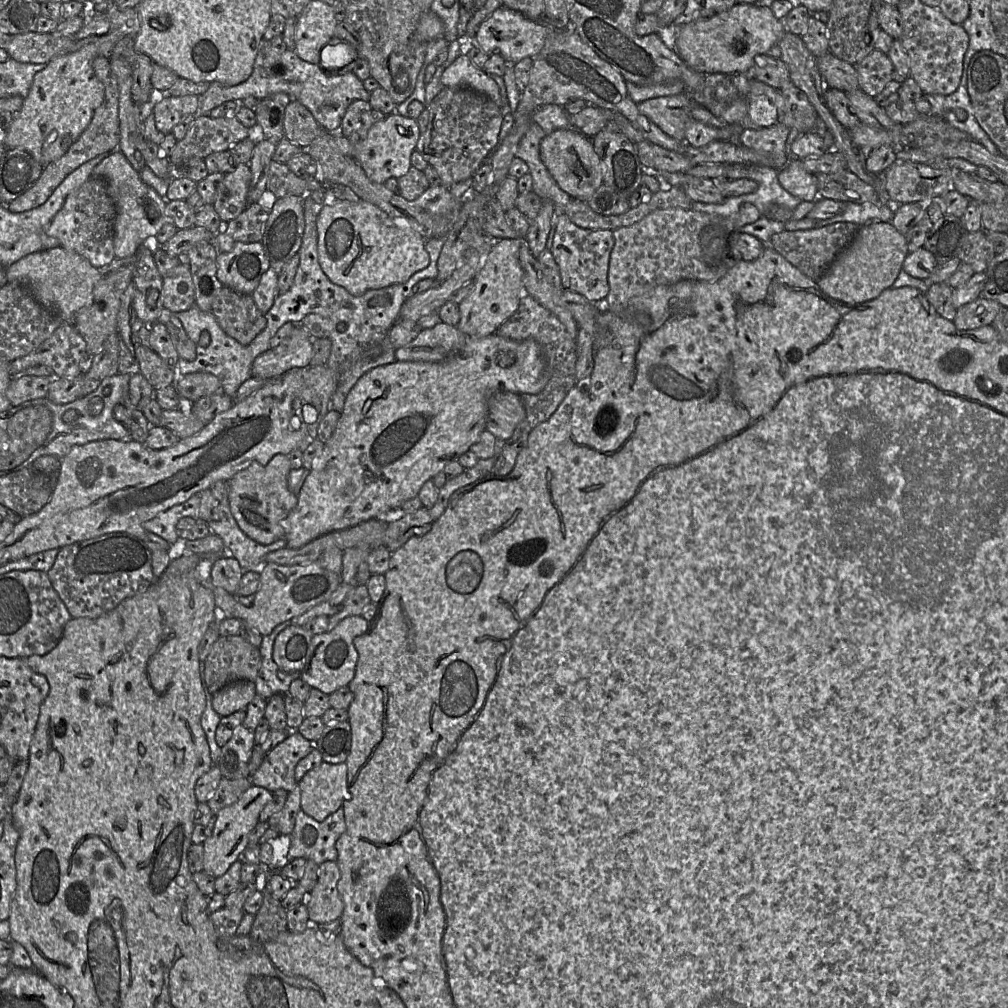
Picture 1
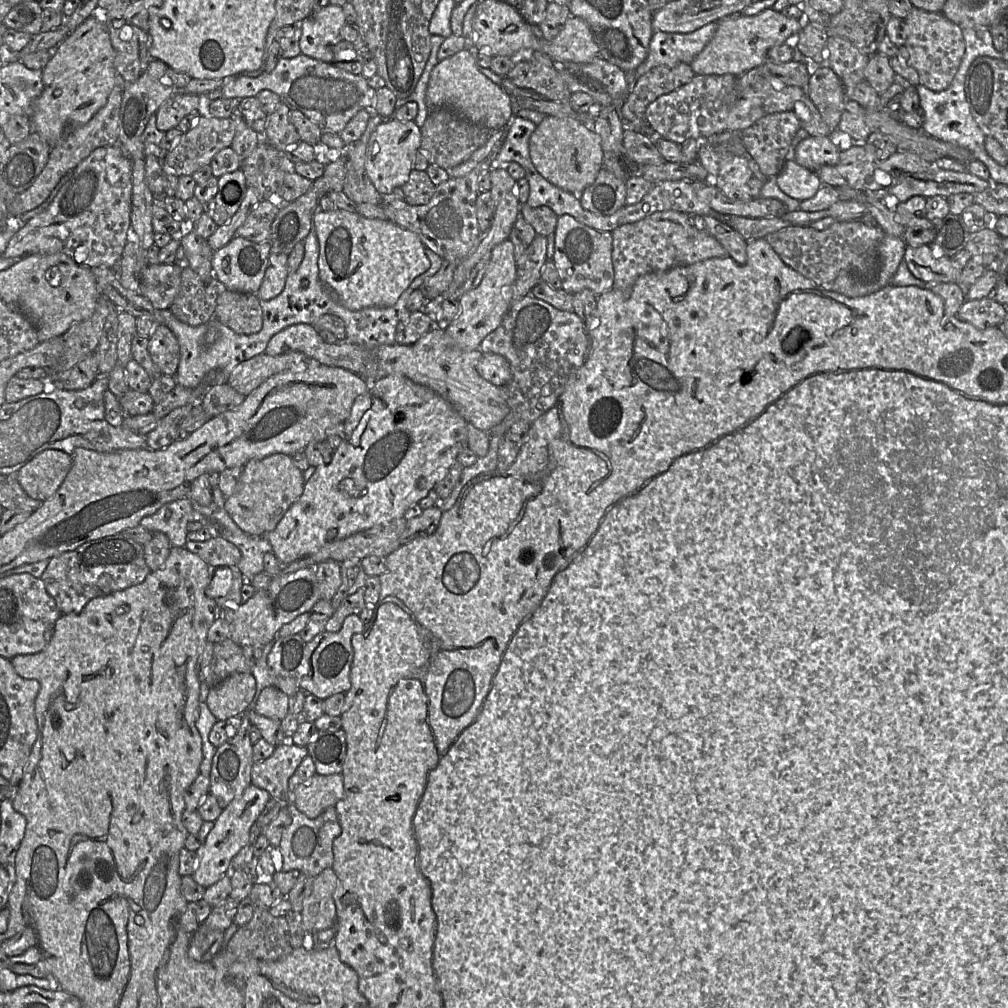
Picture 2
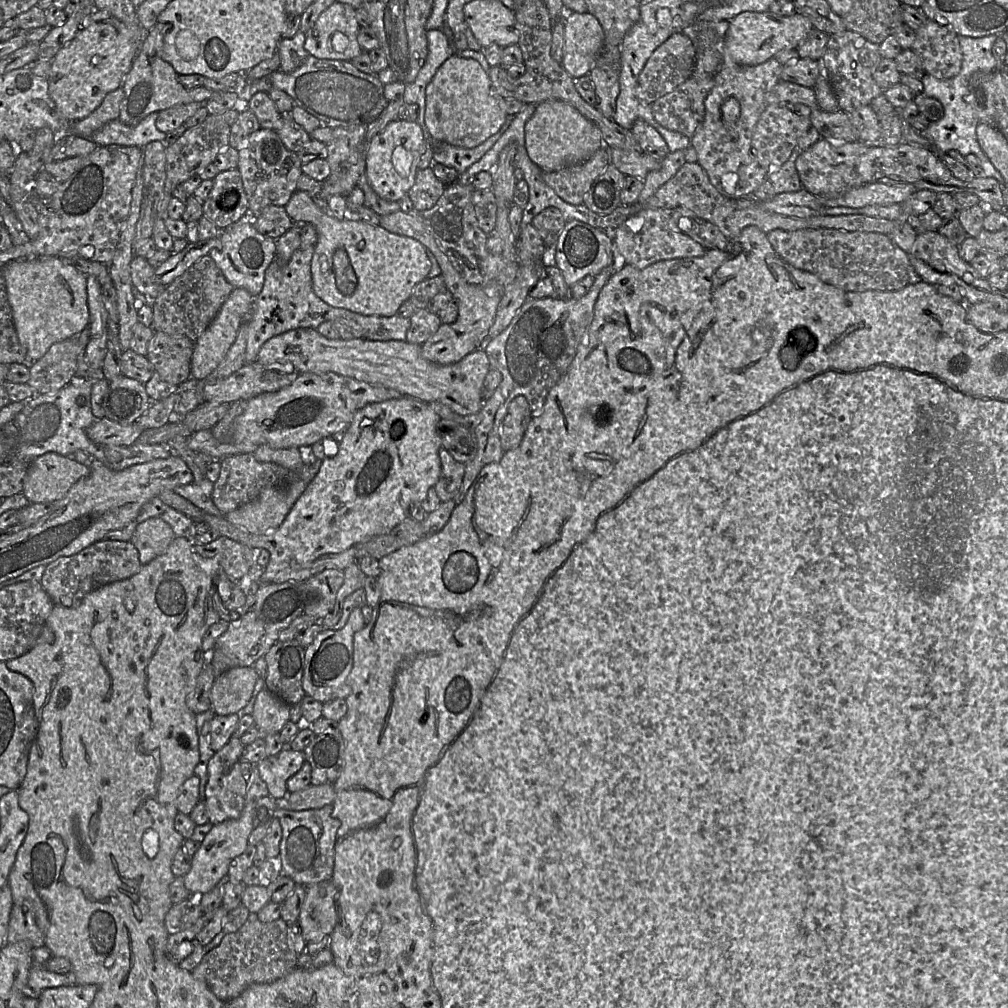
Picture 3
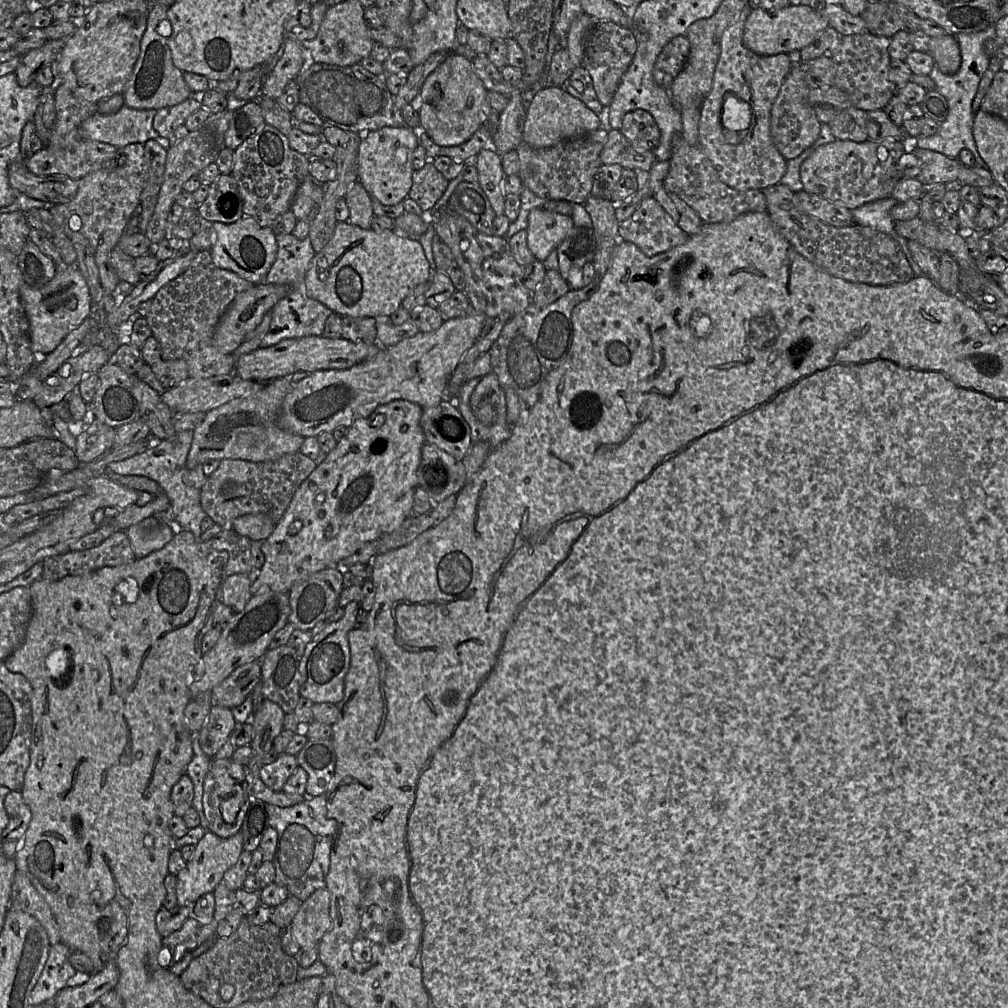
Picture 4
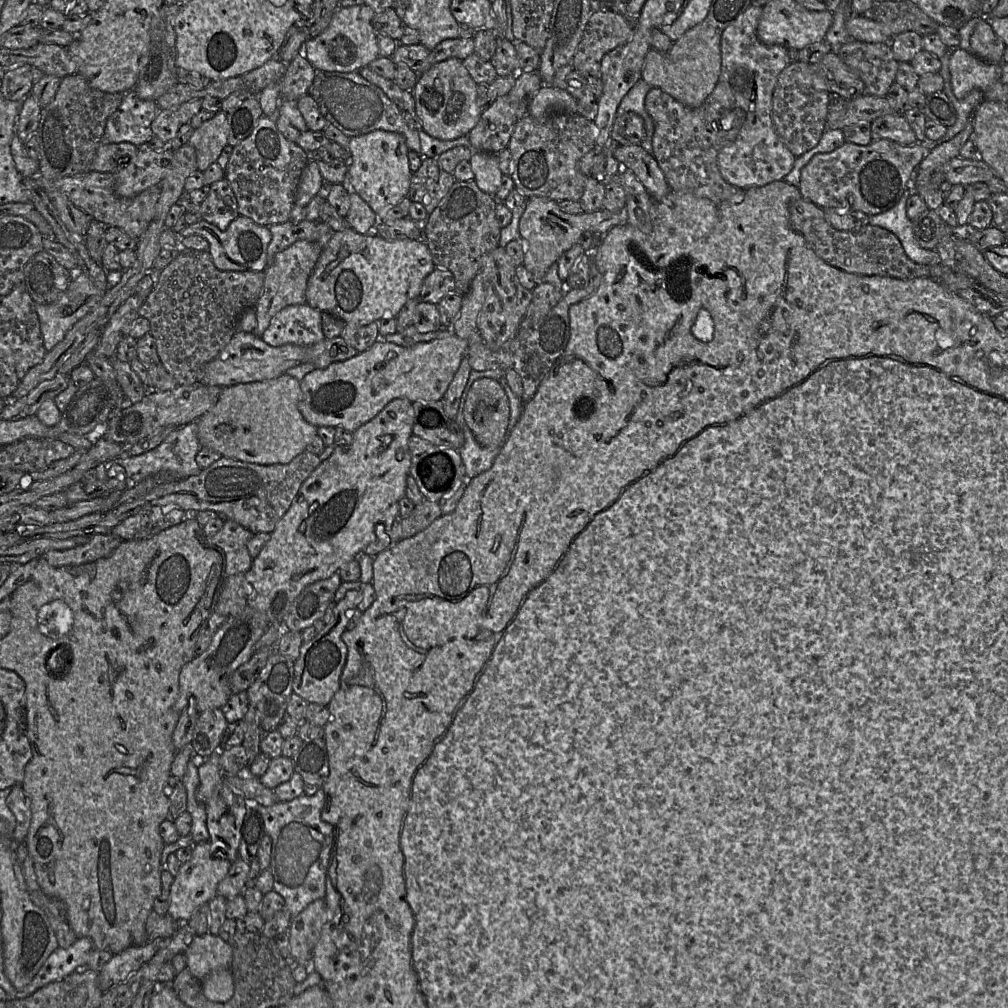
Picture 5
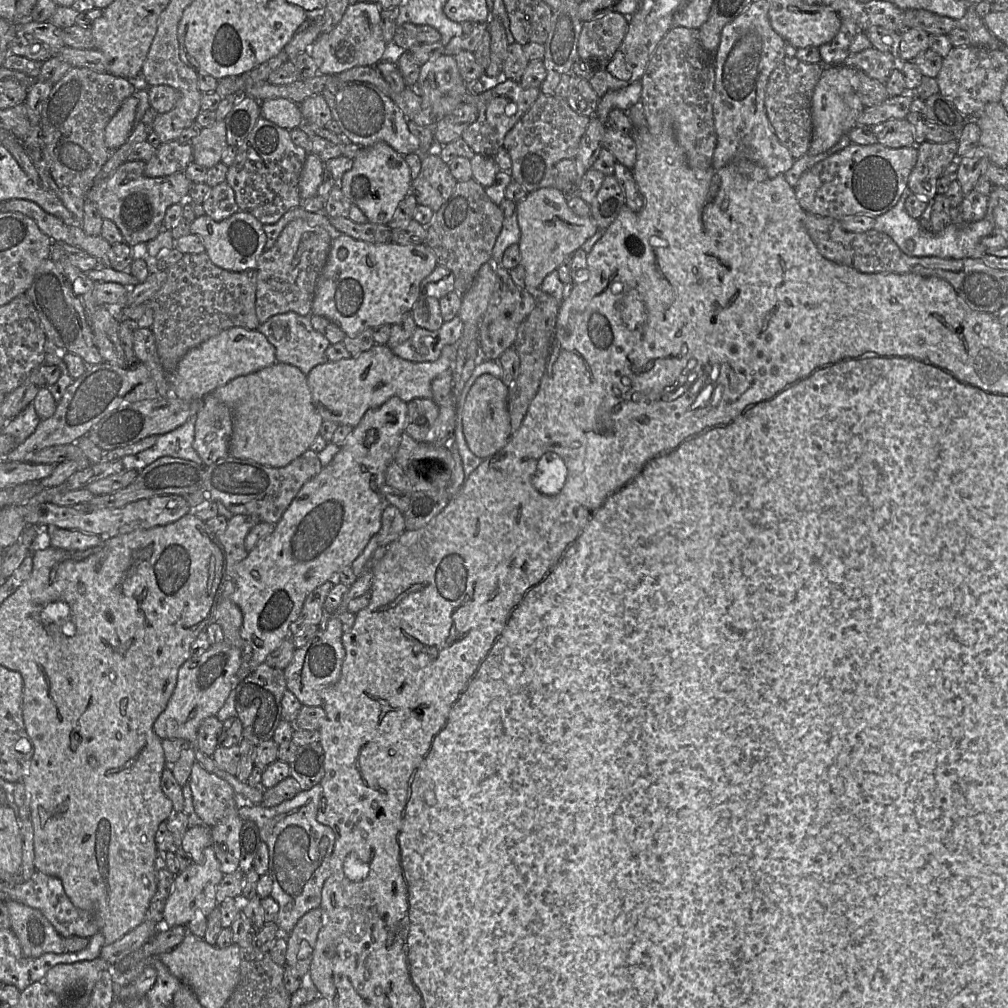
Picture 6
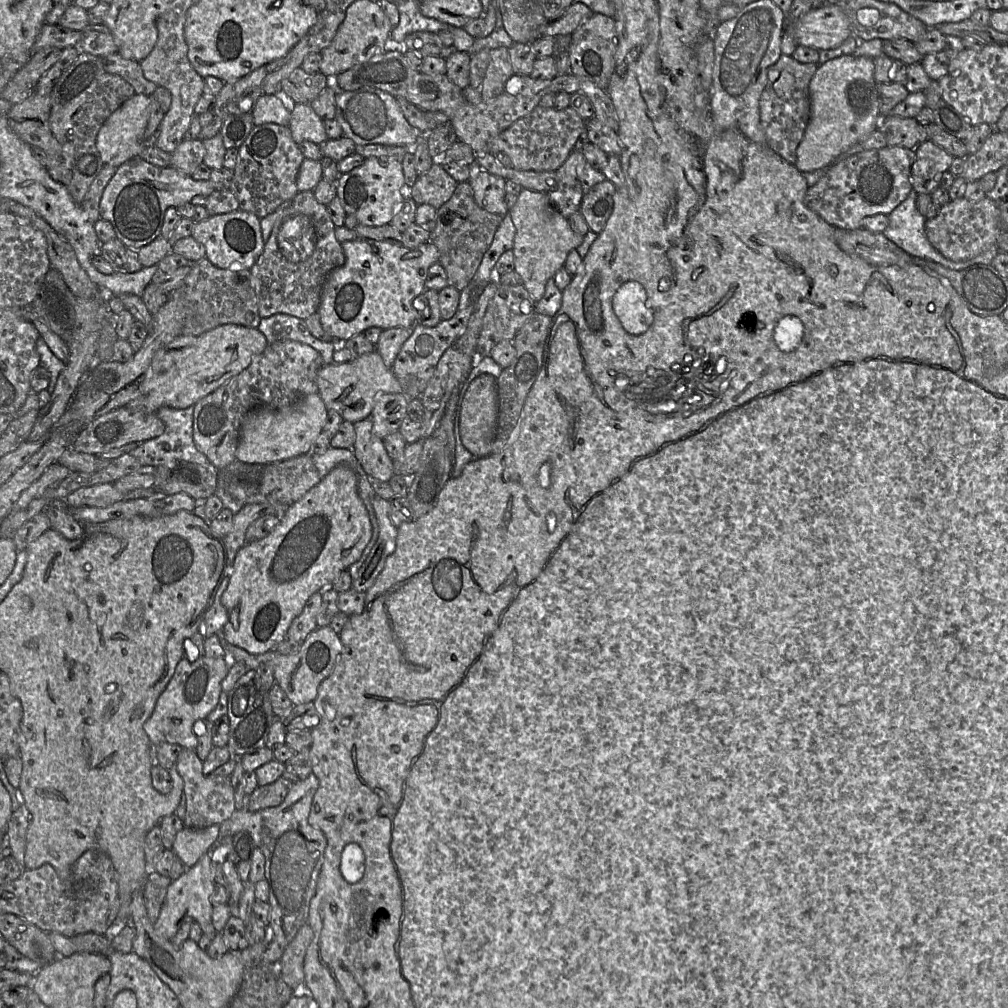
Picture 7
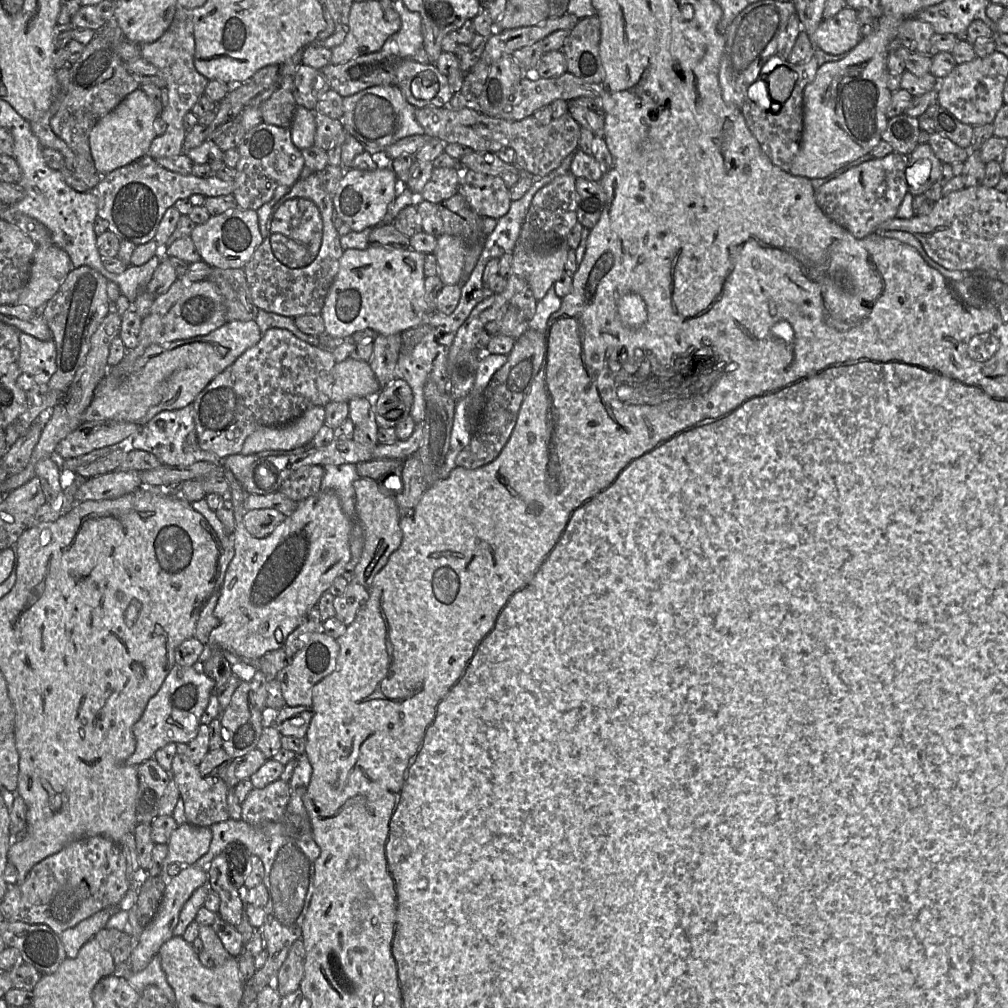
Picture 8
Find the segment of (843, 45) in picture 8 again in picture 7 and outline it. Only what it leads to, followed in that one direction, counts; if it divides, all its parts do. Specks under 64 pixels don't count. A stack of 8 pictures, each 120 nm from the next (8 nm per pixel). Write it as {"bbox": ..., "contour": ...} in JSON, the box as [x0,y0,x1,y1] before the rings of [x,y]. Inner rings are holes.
{"bbox":[793,4,851,50],"contour":[[[837,4],[812,8],[793,23],[797,45],[817,50],[837,48],[851,35],[848,19]]]}

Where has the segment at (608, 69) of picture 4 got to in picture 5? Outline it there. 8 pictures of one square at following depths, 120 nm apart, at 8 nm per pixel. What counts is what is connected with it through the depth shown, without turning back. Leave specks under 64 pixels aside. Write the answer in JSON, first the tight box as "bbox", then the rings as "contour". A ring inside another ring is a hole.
{"bbox":[572,7,633,99],"contour":[[[596,7],[585,27],[583,37],[575,52],[572,65],[574,70],[580,72],[599,99],[602,95],[603,83],[601,62],[603,57],[615,48],[625,44],[632,36],[633,23],[622,13],[614,12],[608,7]]]}

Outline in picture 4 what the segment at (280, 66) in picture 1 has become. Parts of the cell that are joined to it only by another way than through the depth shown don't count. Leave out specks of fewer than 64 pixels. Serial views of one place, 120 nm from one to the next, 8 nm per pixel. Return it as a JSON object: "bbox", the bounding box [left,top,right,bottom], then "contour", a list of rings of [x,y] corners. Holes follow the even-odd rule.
{"bbox":[295,62,406,134],"contour":[[[315,62],[309,68],[302,69],[295,81],[299,102],[318,115],[324,125],[321,129],[334,126],[364,134],[386,126],[406,126],[401,111],[394,106],[394,95],[387,89],[384,77],[372,74],[359,63],[342,67]]]}

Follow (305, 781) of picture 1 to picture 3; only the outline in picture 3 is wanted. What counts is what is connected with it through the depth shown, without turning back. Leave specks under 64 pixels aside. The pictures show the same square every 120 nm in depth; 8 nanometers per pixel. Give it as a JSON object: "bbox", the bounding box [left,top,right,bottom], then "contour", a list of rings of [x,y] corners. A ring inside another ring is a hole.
{"bbox":[280,783,335,811],"contour":[[[331,783],[309,785],[307,788],[289,793],[280,801],[281,806],[293,811],[319,809],[325,805],[333,804],[335,799],[334,786]]]}

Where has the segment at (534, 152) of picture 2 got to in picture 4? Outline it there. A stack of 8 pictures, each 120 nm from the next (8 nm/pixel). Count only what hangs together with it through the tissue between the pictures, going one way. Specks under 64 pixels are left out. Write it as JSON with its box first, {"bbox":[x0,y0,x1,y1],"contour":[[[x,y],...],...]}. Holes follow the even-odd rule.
{"bbox":[523,86,601,149],"contour":[[[546,86],[535,94],[526,111],[523,142],[534,149],[548,148],[601,127],[601,116],[587,108],[582,101],[569,94],[563,87]]]}

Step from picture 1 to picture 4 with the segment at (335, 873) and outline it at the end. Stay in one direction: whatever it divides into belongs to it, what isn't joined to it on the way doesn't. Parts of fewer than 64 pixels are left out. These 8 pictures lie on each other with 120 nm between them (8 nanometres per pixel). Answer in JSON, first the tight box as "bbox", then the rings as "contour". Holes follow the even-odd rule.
{"bbox":[290,887,331,950],"contour":[[[324,887],[314,891],[302,902],[290,928],[302,950],[317,947],[331,927],[330,892]]]}

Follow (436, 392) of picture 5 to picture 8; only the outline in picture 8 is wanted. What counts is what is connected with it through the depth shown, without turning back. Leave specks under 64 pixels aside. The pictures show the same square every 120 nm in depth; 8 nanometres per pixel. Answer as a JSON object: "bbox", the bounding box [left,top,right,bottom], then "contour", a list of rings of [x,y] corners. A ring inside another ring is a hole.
{"bbox":[331,357,382,402],"contour":[[[348,357],[333,368],[331,402],[349,402],[356,397],[374,398],[382,389],[370,363]]]}

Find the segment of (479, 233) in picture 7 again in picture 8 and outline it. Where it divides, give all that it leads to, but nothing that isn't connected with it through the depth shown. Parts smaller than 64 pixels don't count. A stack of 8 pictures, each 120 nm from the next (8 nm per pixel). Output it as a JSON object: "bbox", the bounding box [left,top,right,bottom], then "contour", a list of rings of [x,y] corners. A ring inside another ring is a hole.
{"bbox":[437,192,487,286],"contour":[[[460,192],[440,202],[437,207],[443,221],[443,234],[457,236],[466,245],[461,286],[468,280],[485,244],[487,235],[483,232],[483,217],[470,208]]]}

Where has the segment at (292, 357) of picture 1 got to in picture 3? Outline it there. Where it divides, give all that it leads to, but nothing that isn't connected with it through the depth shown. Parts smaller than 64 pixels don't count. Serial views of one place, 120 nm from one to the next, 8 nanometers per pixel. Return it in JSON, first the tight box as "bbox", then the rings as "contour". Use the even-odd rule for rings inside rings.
{"bbox":[203,361,299,403],"contour":[[[257,361],[246,363],[233,374],[203,388],[203,402],[232,403],[249,400],[263,392],[274,392],[290,385],[299,372],[267,370]]]}

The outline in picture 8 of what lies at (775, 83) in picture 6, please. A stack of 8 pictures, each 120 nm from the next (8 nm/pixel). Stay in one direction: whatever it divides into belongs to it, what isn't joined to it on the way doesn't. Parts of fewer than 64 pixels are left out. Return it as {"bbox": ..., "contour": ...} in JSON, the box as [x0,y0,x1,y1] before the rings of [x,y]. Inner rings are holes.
{"bbox":[740,53,819,172],"contour":[[[776,53],[762,66],[759,79],[765,81],[768,74],[781,65],[790,68],[796,73],[796,83],[787,101],[783,105],[780,103],[771,103],[770,109],[764,110],[758,106],[756,101],[749,99],[747,95],[740,110],[747,127],[760,144],[762,151],[774,165],[783,171],[789,172],[802,140],[804,88],[815,79],[819,65],[815,54],[803,64],[793,64]]]}

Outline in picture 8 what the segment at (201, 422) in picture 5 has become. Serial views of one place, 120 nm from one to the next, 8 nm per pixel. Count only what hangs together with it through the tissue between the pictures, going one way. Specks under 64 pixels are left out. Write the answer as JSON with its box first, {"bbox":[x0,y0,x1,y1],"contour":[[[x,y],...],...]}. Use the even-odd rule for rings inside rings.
{"bbox":[240,406,325,454],"contour":[[[313,406],[294,421],[280,426],[260,427],[244,441],[240,454],[264,450],[292,450],[312,442],[325,424],[325,407]]]}

